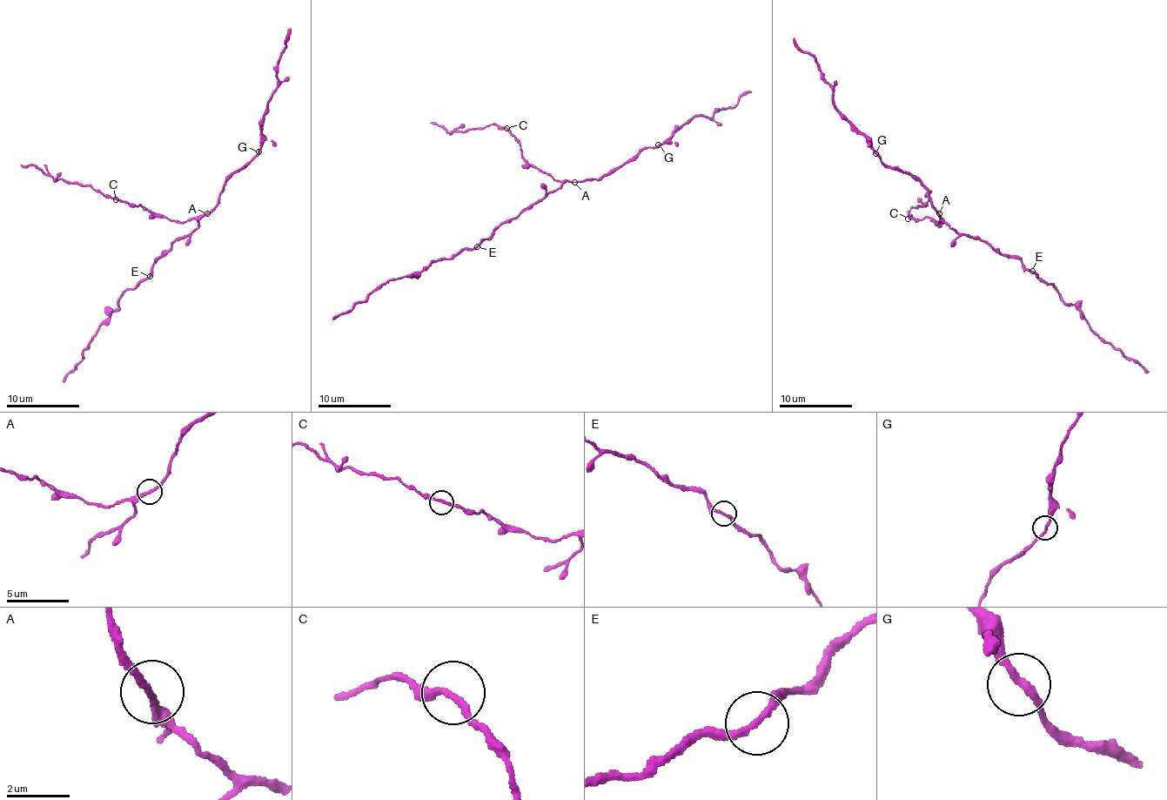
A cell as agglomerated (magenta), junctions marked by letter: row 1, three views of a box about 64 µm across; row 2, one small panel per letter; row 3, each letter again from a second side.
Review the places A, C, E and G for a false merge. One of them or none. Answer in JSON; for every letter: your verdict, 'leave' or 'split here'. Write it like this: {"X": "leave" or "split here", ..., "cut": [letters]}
{"A": "leave", "C": "leave", "E": "split here", "G": "leave", "cut": ["E"]}

